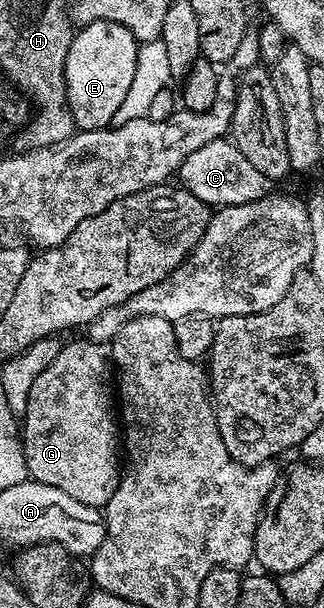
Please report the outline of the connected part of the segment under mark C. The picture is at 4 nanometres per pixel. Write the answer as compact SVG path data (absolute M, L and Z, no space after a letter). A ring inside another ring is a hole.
M221 138L207 143L202 149L194 151L183 162L177 172L184 189L190 196L211 209L241 206L258 202L265 193L260 186L262 178L256 171L240 161L233 141Z

